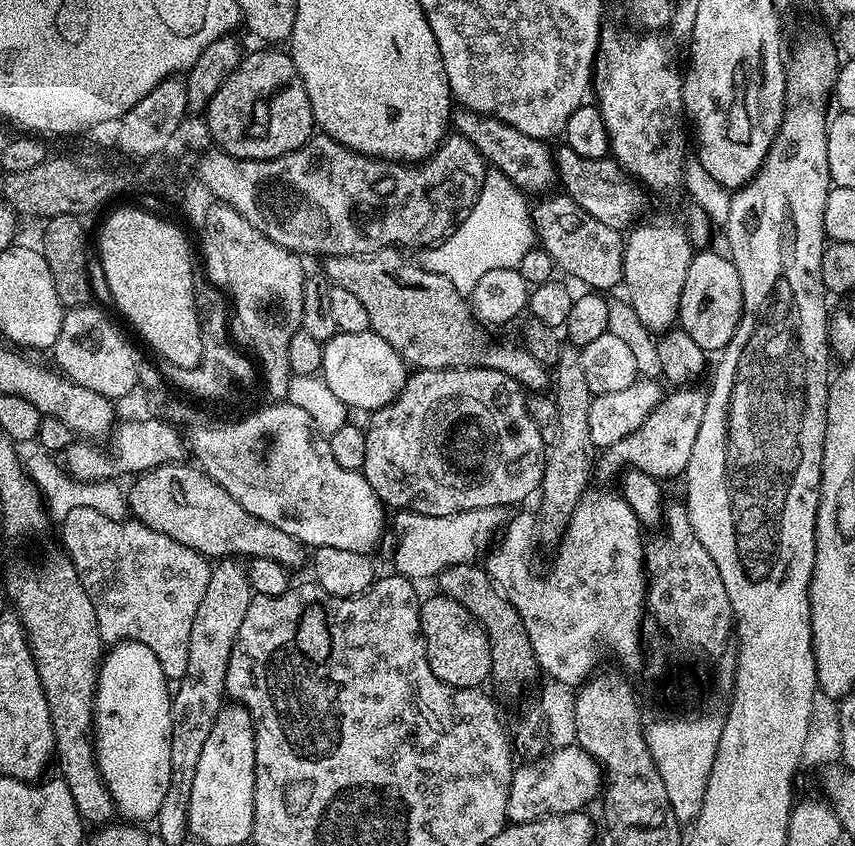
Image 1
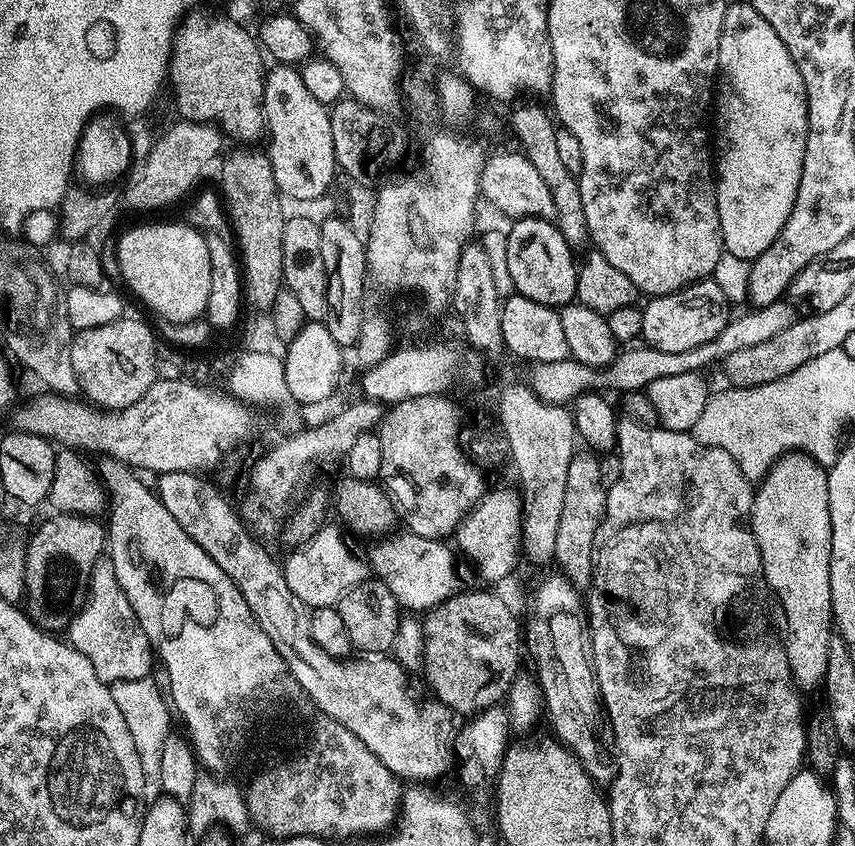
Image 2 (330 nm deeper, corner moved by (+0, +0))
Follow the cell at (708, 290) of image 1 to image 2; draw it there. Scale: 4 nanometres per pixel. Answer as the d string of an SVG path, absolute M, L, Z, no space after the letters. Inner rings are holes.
M712 278L698 280L695 284L687 284L684 288L679 288L677 292L671 292L665 296L653 296L647 303L648 305L643 305L642 308L644 313L642 336L651 347L660 351L693 350L696 346L717 338L730 319L730 313L728 313L730 301L722 292L722 287L718 286L718 282Z

